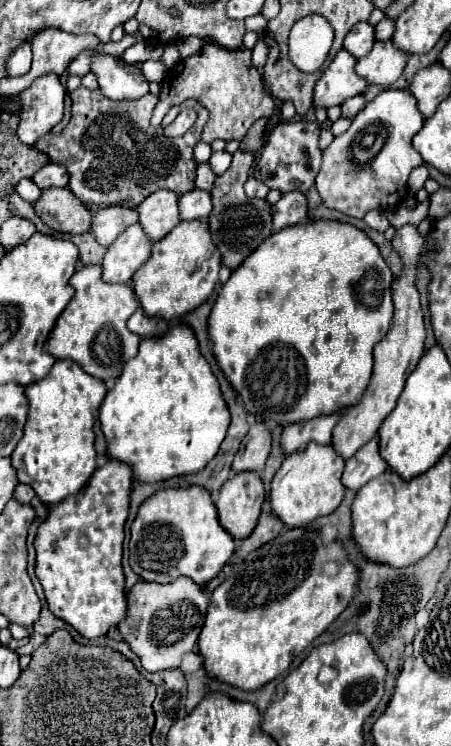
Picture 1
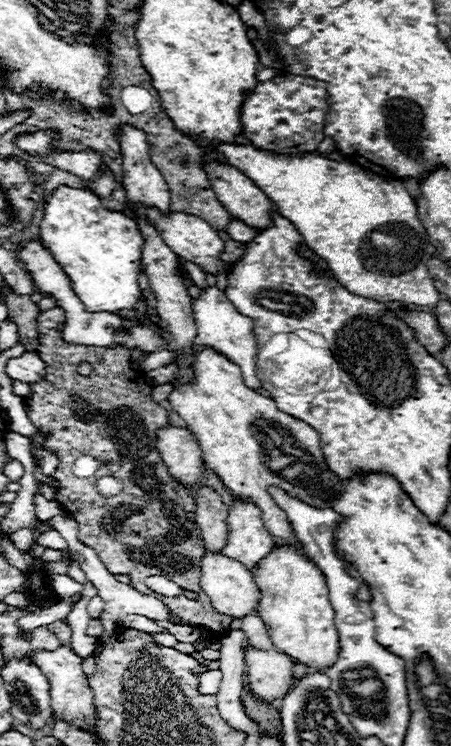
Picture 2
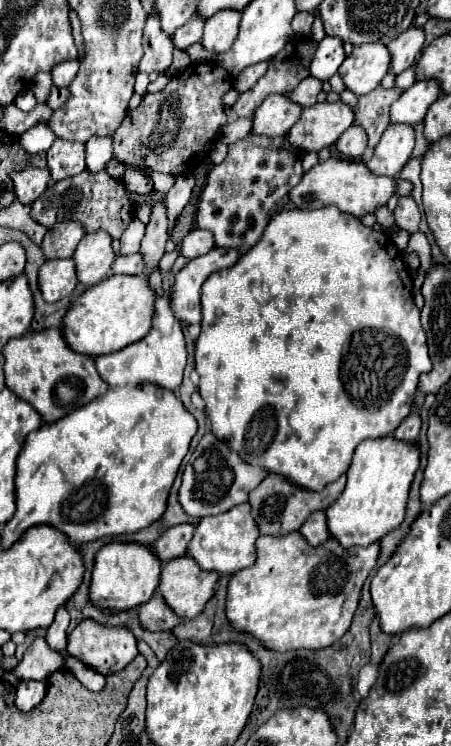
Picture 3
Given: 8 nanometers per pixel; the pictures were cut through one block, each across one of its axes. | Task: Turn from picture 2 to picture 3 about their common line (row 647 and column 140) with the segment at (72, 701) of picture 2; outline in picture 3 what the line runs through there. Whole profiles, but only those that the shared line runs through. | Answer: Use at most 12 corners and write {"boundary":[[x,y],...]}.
{"boundary":[[152,12],[144,26],[138,70],[162,74],[172,64],[174,44]]}

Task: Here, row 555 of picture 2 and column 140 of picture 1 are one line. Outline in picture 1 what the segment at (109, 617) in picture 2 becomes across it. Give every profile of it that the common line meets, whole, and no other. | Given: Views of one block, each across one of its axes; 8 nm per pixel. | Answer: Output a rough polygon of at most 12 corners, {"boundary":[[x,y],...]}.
{"boundary":[[110,54],[90,56],[108,98],[140,98],[148,82],[138,66]]}

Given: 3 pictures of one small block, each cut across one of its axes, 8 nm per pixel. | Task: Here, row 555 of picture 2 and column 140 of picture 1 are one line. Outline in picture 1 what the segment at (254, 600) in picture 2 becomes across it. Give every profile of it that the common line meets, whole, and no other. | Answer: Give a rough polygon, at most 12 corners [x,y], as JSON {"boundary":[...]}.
{"boundary":[[156,190],[136,210],[146,234],[162,240],[180,224],[178,194]]}

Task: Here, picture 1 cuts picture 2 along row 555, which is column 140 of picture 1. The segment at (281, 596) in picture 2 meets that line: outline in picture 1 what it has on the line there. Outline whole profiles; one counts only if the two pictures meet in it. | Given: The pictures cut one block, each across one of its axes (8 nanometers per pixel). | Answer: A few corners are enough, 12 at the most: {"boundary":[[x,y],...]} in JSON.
{"boundary":[[180,222],[132,278],[148,316],[182,318],[214,292],[208,222]]}

